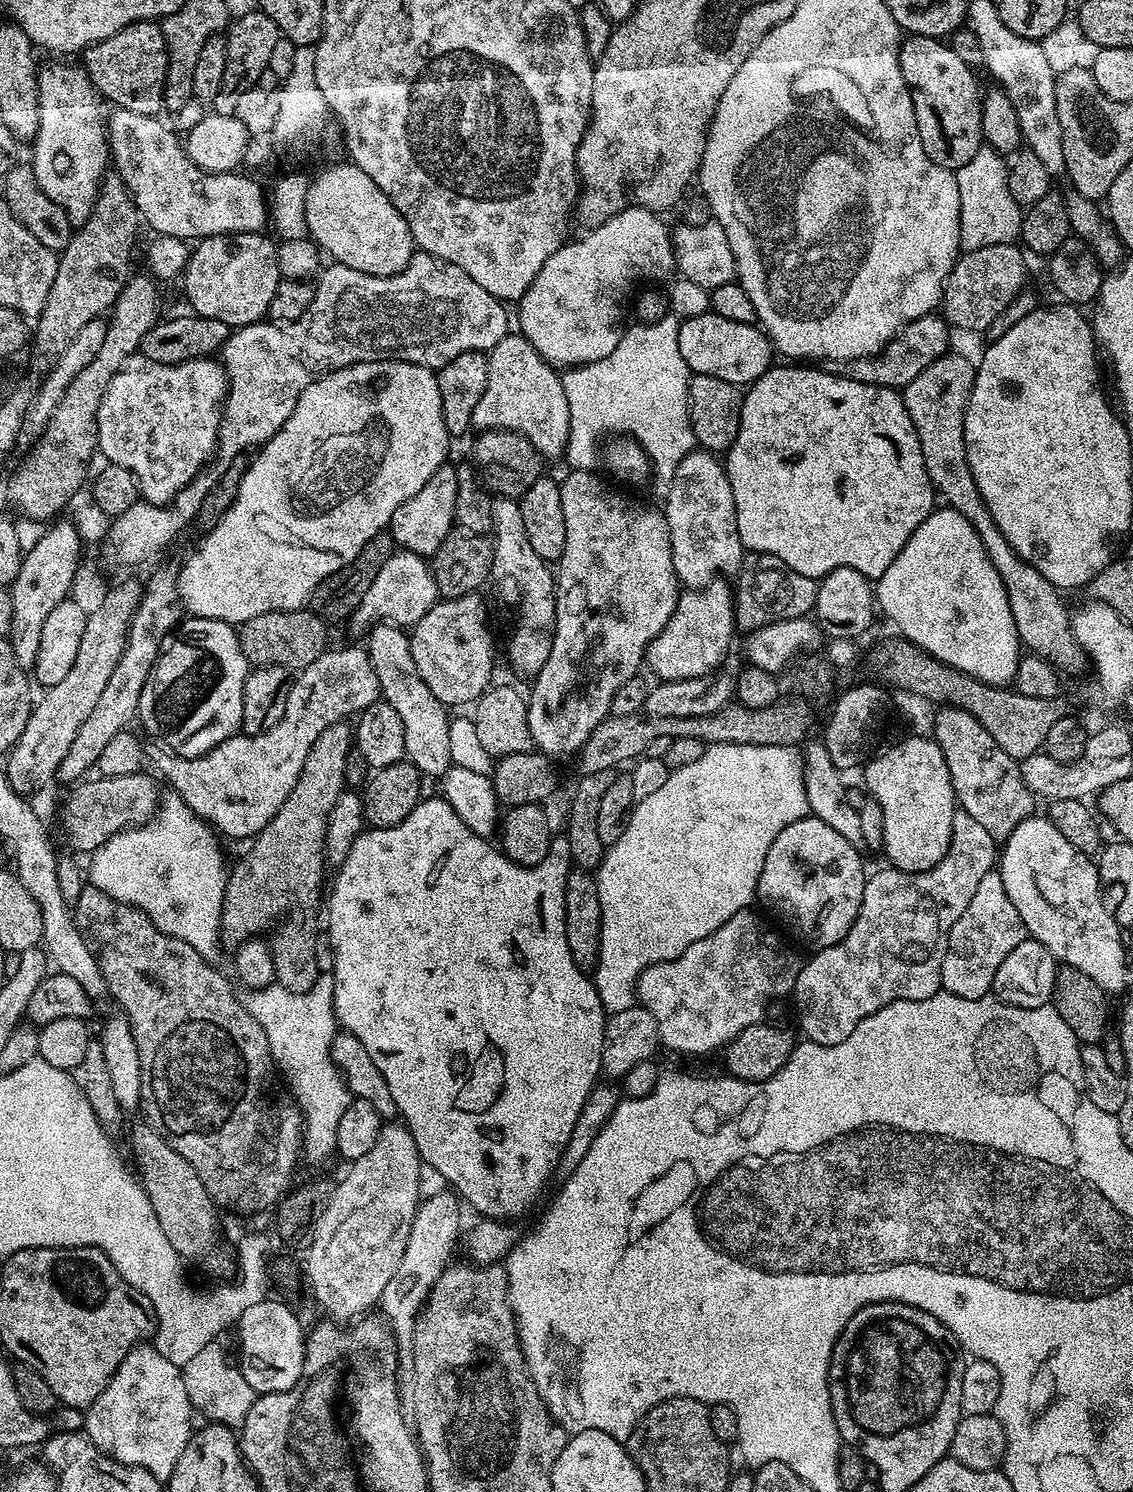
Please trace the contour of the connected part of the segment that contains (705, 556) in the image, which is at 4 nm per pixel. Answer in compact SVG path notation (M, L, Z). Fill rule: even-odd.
M693 450L682 458L682 462L678 462L678 470L674 470L674 478L666 486L668 497L662 503L662 511L670 530L670 550L676 579L685 589L704 588L712 580L735 577L746 555L742 538L738 538L734 490L730 490L728 470L721 461L719 464L716 460L719 459L709 451Z

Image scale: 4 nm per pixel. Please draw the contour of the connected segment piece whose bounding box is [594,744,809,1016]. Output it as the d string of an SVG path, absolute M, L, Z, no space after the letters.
M709 744L705 747L702 758L698 758L691 766L671 769L666 783L655 794L638 800L636 807L632 809L630 826L626 826L622 838L618 838L618 842L605 851L604 861L594 872L598 902L602 902L602 934L594 969L594 983L605 1013L613 1016L622 1010L633 1008L637 1003L636 983L646 969L678 958L687 948L694 946L694 942L706 938L706 934L714 934L714 930L734 918L734 914L745 911L751 905L748 903L753 903L758 878L762 874L762 862L766 862L766 854L774 843L774 838L778 838L778 834L782 834L782 830L790 826L790 822L798 822L806 815L809 815L809 810L804 781L804 758L795 747L786 745Z

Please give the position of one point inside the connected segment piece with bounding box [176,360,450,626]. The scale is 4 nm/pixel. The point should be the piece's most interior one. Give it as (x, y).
(363, 438)

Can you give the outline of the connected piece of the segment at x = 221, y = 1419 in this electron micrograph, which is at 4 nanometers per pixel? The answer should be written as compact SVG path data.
M215 1340L207 1343L198 1350L189 1362L181 1367L183 1382L187 1397L195 1411L200 1411L206 1416L207 1421L222 1423L231 1428L239 1428L244 1424L250 1407L256 1401L258 1393L246 1381L237 1365L228 1362L221 1341Z

